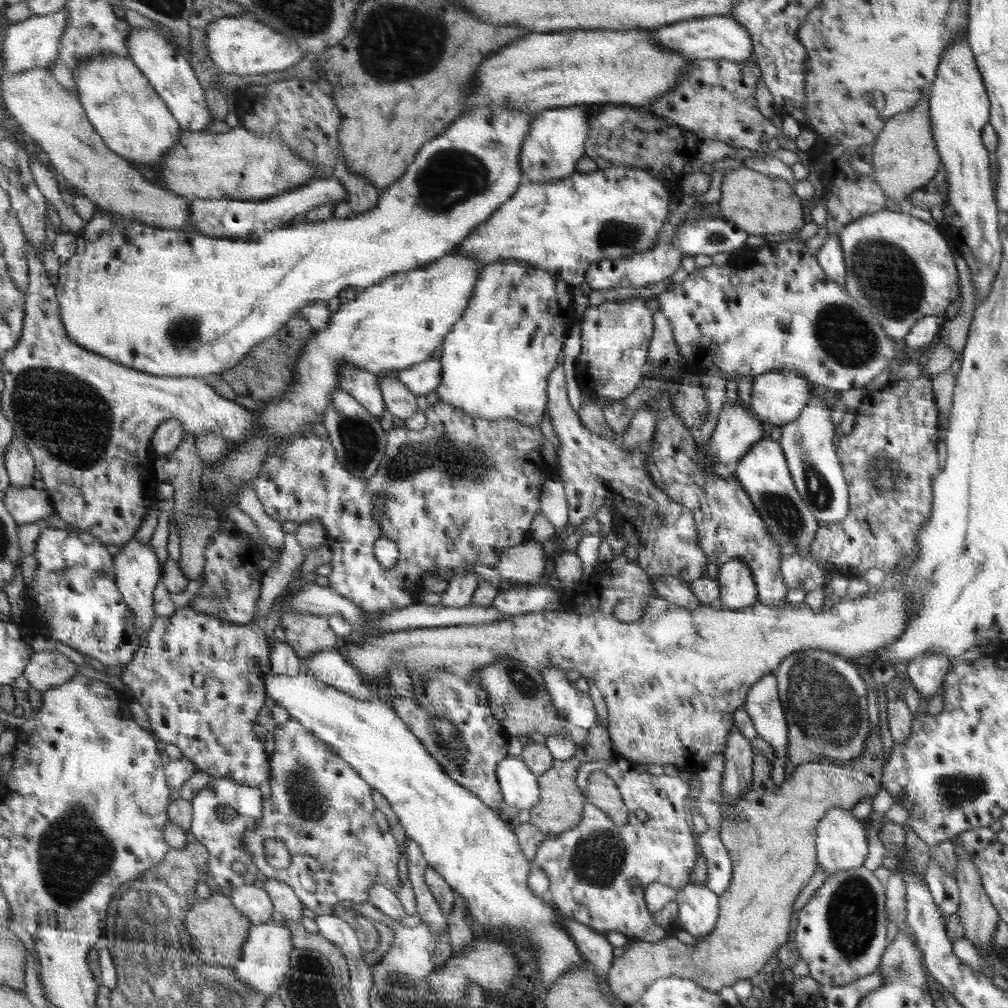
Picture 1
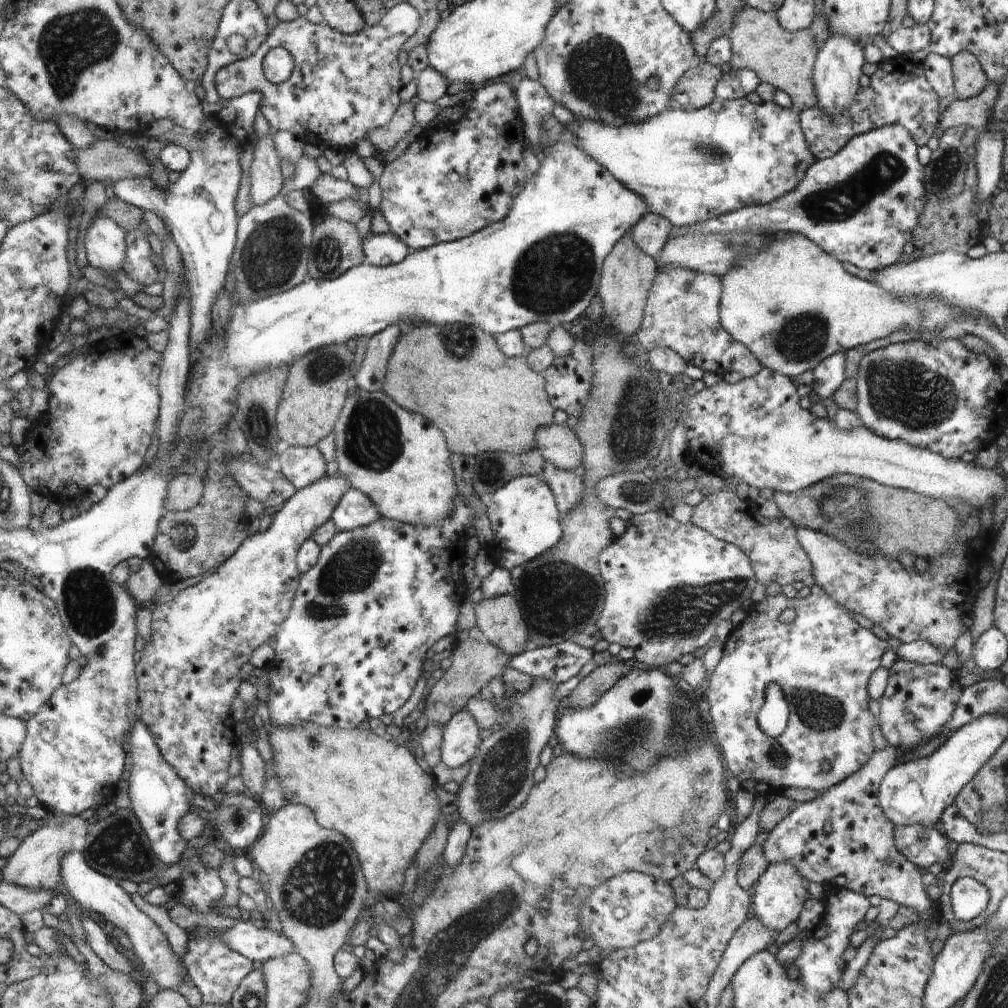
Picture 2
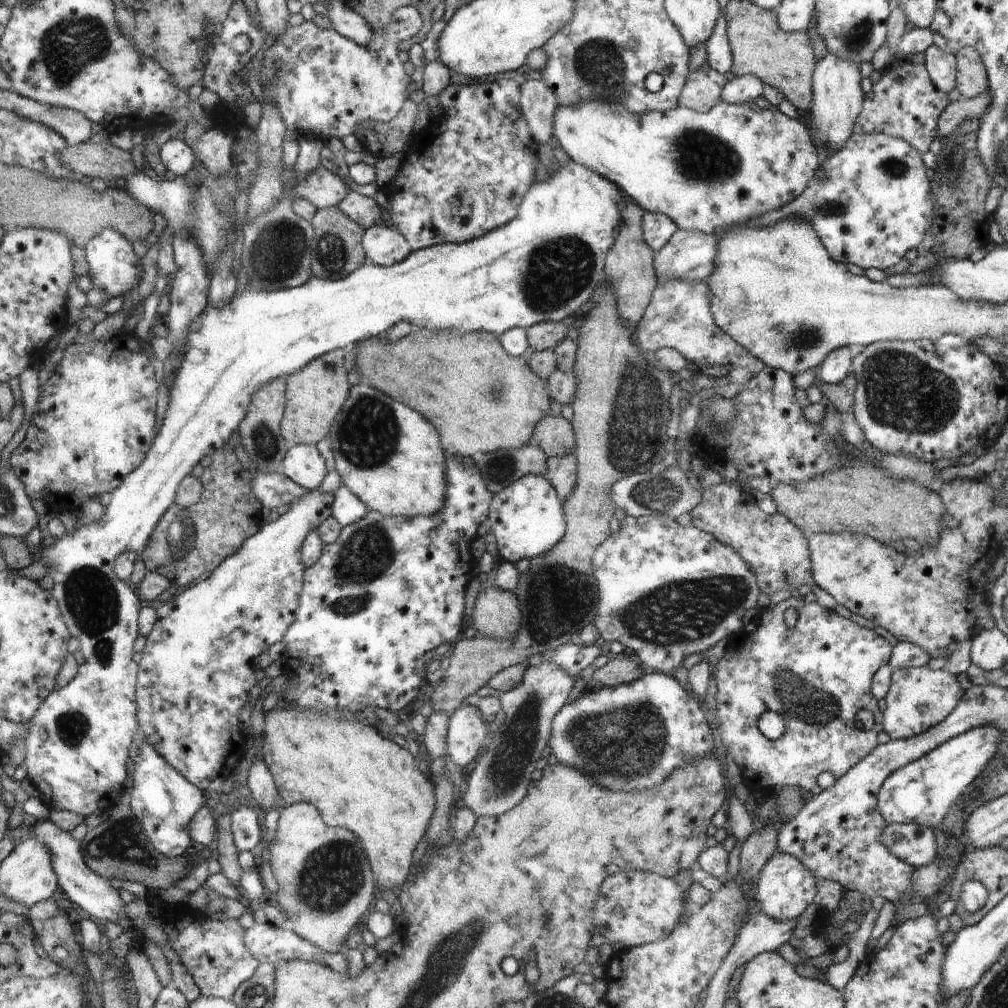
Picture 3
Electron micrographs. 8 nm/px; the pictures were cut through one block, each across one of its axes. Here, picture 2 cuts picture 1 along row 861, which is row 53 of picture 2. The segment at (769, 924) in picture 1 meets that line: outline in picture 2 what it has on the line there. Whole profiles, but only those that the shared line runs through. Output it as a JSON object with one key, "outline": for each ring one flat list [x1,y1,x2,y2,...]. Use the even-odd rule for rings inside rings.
{"outline":[[745,4,735,15,727,38,731,43,730,68,752,70,759,81,786,92,792,105,801,112,818,104,818,89,814,80,818,46,810,28,789,32,780,25,778,11,760,11]]}

